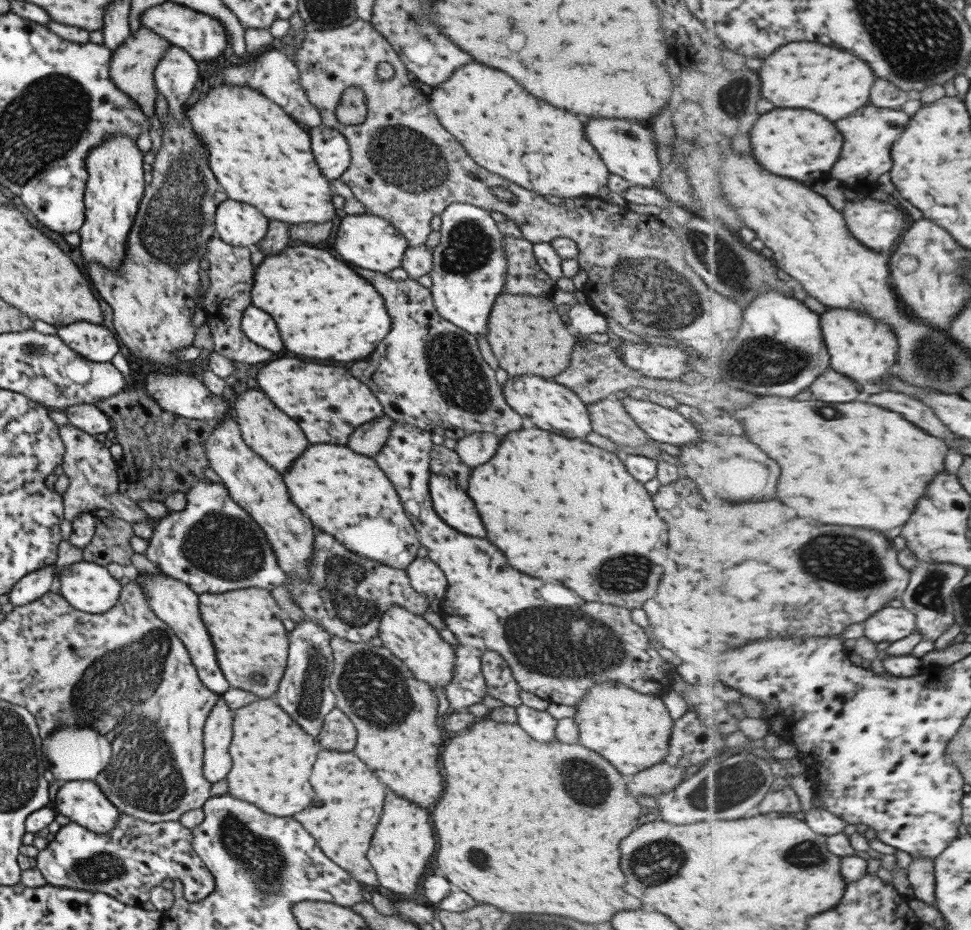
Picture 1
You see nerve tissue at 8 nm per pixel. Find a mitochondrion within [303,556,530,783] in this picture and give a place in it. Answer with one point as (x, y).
(365, 675)

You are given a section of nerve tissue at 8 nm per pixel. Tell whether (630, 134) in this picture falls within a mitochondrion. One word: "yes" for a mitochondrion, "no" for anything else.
yes

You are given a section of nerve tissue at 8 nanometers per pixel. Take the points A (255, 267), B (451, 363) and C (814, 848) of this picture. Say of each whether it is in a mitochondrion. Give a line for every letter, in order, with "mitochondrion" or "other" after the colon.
A: other
B: mitochondrion
C: mitochondrion

